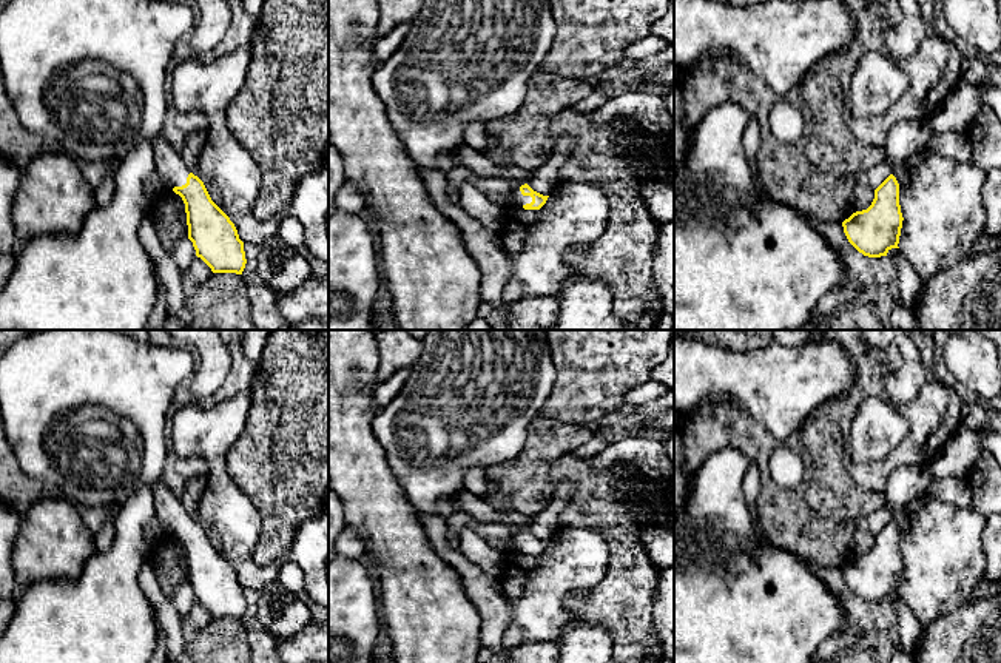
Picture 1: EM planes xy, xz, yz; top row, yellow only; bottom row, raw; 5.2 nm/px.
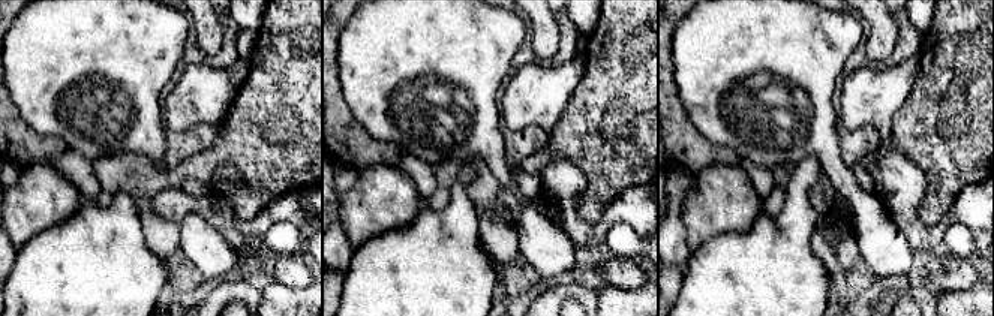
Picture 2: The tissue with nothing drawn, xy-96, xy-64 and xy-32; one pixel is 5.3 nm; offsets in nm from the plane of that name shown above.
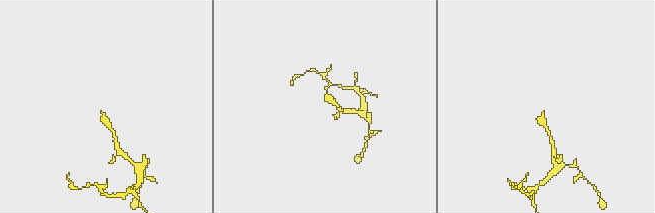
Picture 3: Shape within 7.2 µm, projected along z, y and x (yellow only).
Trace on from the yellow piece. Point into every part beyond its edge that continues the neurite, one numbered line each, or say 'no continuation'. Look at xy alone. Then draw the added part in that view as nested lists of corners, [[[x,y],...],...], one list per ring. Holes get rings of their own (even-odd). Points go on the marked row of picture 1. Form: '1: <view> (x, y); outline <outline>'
1: xy (90, 74); outline [[[9,0],[0,12],[0,69],[5,91],[22,125],[54,139],[72,159],[120,162],[143,140],[150,140],[157,179],[168,190],[182,187],[191,171],[163,131],[168,111],[163,82],[174,45],[190,34],[194,20],[194,11],[180,0]]]

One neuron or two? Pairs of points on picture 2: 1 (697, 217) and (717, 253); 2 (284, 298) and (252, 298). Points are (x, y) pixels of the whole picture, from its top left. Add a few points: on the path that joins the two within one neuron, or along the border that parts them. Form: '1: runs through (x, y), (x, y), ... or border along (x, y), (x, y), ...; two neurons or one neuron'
1: border along (744, 231), (711, 237), (693, 250); two neurons
2: border along (261, 291), (258, 300); two neurons

